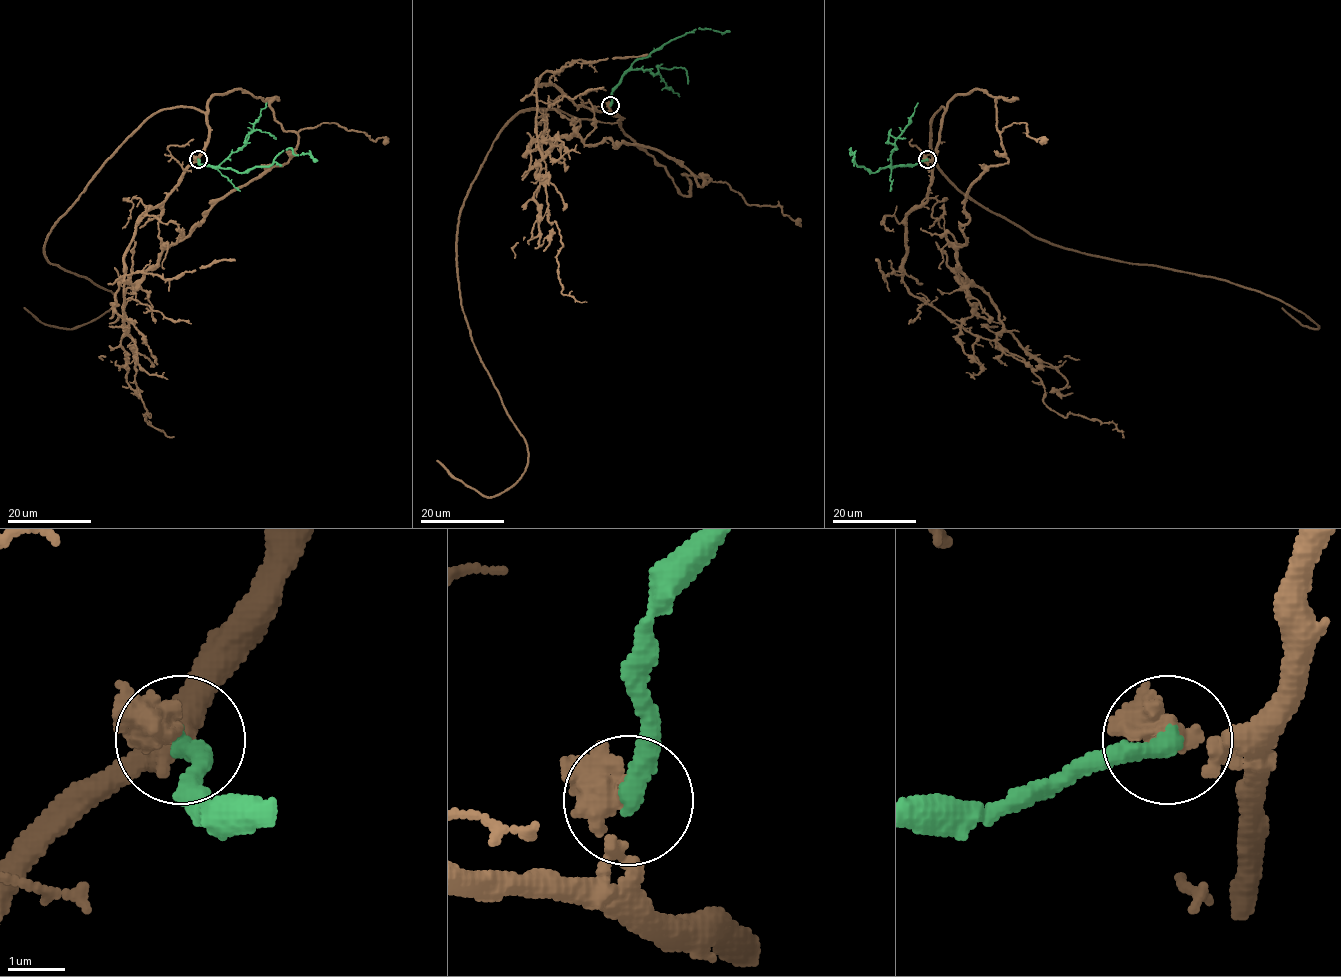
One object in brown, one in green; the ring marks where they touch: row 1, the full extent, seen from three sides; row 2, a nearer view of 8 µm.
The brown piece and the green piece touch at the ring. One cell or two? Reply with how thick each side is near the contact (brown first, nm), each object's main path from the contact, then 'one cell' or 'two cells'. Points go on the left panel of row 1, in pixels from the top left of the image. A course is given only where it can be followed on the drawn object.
460/360 nm | brown via (198, 160), (206, 115), (158, 110), (44, 245), (50, 263), (109, 290), (115, 303), (67, 329), (24, 307) | green via (198, 160), (200, 164), (246, 172), (268, 166), (290, 148), (295, 154), (310, 154), (318, 161) | one cell

